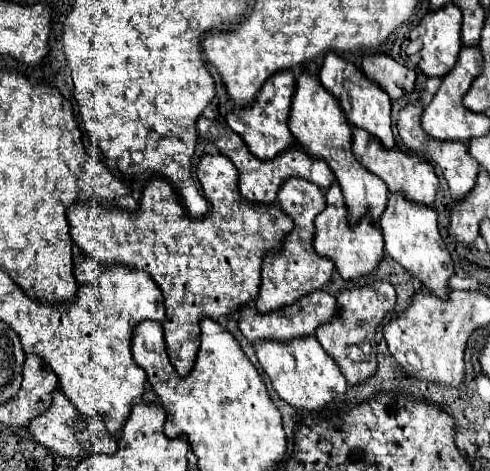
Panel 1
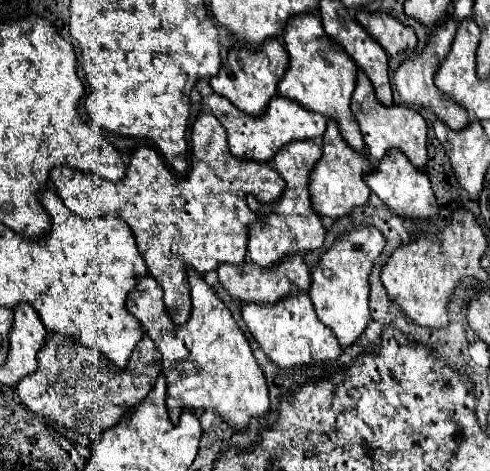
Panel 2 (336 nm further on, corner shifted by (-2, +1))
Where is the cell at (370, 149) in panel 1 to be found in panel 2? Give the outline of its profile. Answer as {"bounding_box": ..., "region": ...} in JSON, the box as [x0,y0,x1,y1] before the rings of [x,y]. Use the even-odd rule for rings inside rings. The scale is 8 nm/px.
{"bounding_box":[352,71,428,167],"region":[[[358,71],[358,81],[356,81],[356,89],[352,93],[352,113],[362,129],[364,135],[364,143],[368,147],[368,153],[374,159],[382,159],[384,153],[392,147],[400,149],[416,167],[424,167],[426,163],[426,133],[428,133],[428,125],[424,121],[424,117],[410,107],[402,107],[402,105],[380,105],[380,101],[376,99],[374,87],[370,83],[370,79],[364,75],[364,71]]]}

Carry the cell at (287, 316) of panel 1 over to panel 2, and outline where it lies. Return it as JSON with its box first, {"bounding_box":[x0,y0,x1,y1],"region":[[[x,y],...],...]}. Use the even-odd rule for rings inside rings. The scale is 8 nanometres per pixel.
{"bounding_box":[216,255,310,303],"region":[[[300,255],[286,257],[276,265],[276,269],[260,269],[258,265],[252,265],[252,261],[246,261],[246,265],[218,265],[216,273],[224,289],[236,299],[236,301],[258,301],[258,303],[276,303],[280,297],[288,297],[292,293],[308,291],[310,289],[310,275],[308,267],[302,261]]]}

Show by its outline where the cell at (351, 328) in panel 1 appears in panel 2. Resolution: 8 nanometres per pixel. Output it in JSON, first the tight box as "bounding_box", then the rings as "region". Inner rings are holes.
{"bounding_box":[310,225,384,347],"region":[[[354,225],[348,233],[340,235],[338,241],[320,257],[318,265],[310,269],[312,285],[310,285],[310,299],[318,313],[318,319],[334,331],[338,343],[342,347],[352,345],[370,321],[368,311],[368,275],[374,267],[376,257],[380,257],[384,249],[382,233],[372,225]]]}

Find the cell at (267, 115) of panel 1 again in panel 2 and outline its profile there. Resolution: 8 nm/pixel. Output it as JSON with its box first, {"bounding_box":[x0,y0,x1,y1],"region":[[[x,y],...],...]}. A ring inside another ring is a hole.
{"bounding_box":[210,41,288,115],"region":[[[268,41],[268,45],[264,45],[264,49],[256,49],[256,53],[252,53],[252,49],[244,49],[244,45],[234,45],[228,51],[228,57],[222,63],[218,75],[210,79],[210,85],[216,93],[230,99],[240,111],[248,115],[260,115],[270,103],[272,95],[278,93],[278,81],[286,69],[288,53],[282,41]]]}

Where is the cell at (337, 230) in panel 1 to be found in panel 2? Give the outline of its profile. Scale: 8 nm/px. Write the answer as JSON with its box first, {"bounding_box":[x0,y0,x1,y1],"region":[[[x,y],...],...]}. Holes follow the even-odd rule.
{"bounding_box":[310,121,372,219],"region":[[[328,121],[328,127],[326,127],[326,133],[322,139],[324,139],[324,153],[312,169],[310,195],[312,195],[314,209],[320,215],[336,219],[336,217],[346,215],[354,207],[368,203],[370,189],[364,181],[364,173],[368,173],[372,169],[372,161],[368,157],[368,153],[358,153],[344,141],[344,137],[340,135],[340,129],[336,127],[334,121]]]}

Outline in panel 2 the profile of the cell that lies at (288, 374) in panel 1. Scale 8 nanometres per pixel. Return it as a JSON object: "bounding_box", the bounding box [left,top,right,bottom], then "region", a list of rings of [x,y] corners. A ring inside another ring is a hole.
{"bounding_box":[242,291,342,369],"region":[[[296,291],[294,295],[280,299],[280,303],[268,305],[242,303],[242,317],[258,345],[278,367],[288,369],[310,365],[312,361],[332,361],[338,359],[342,353],[336,335],[318,319],[308,293]]]}

